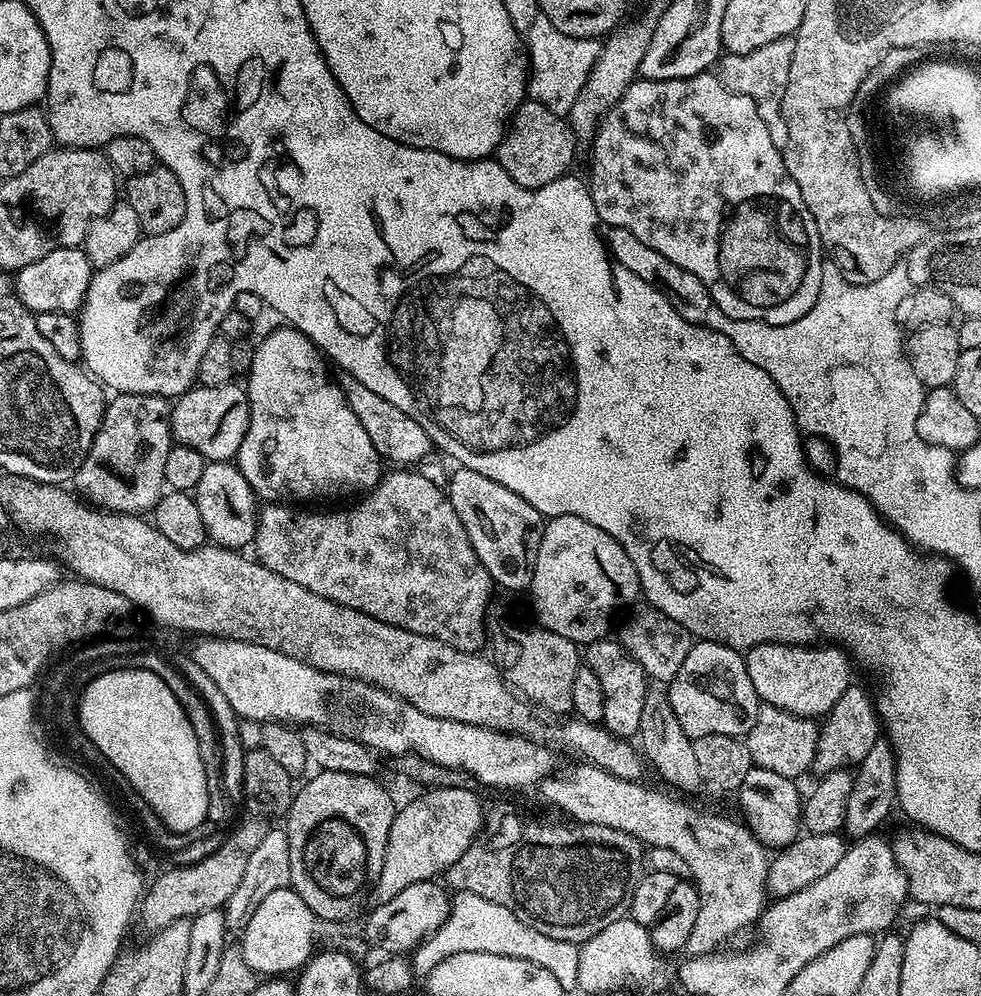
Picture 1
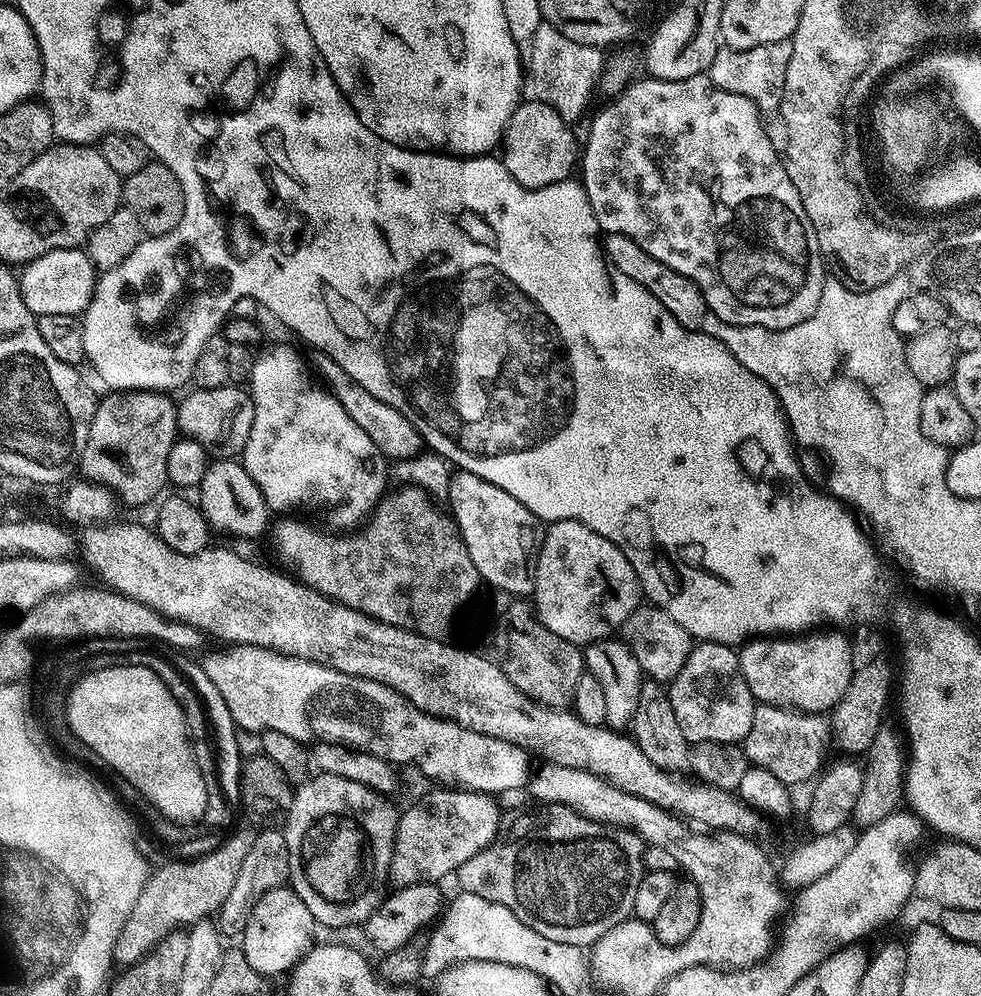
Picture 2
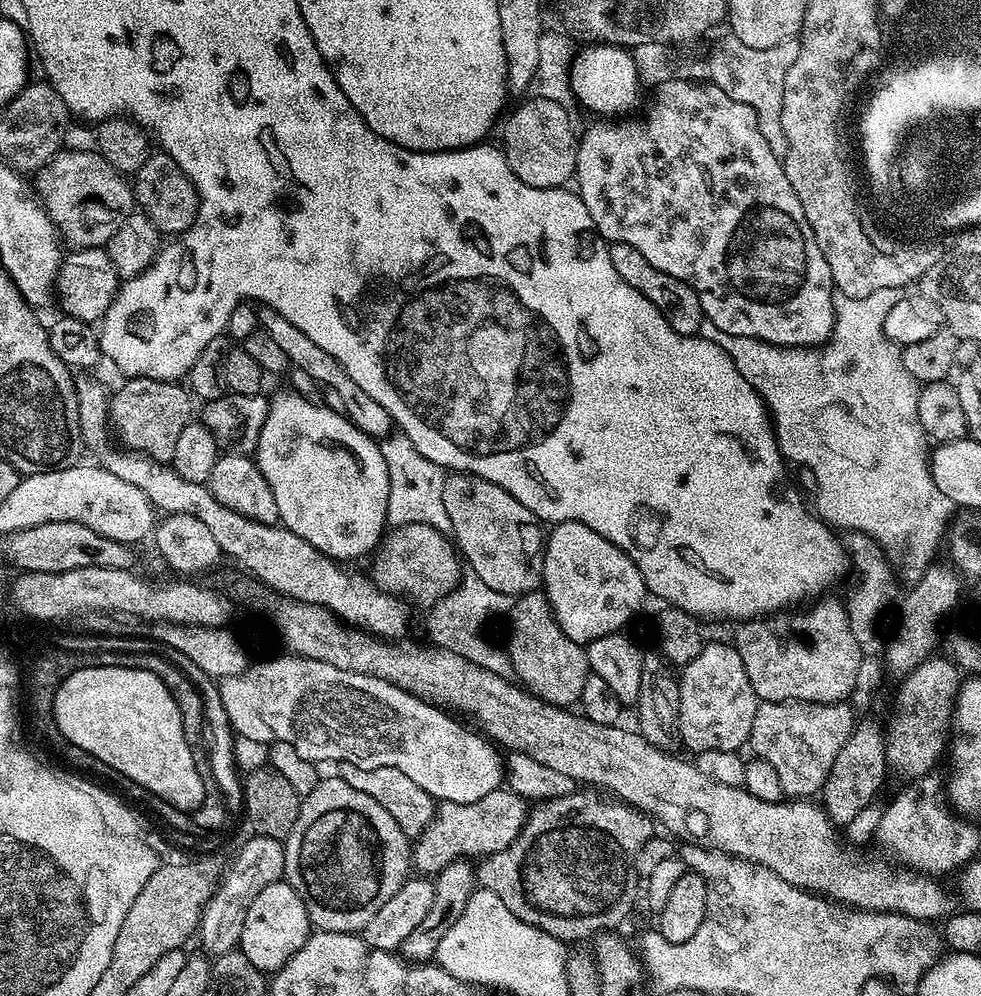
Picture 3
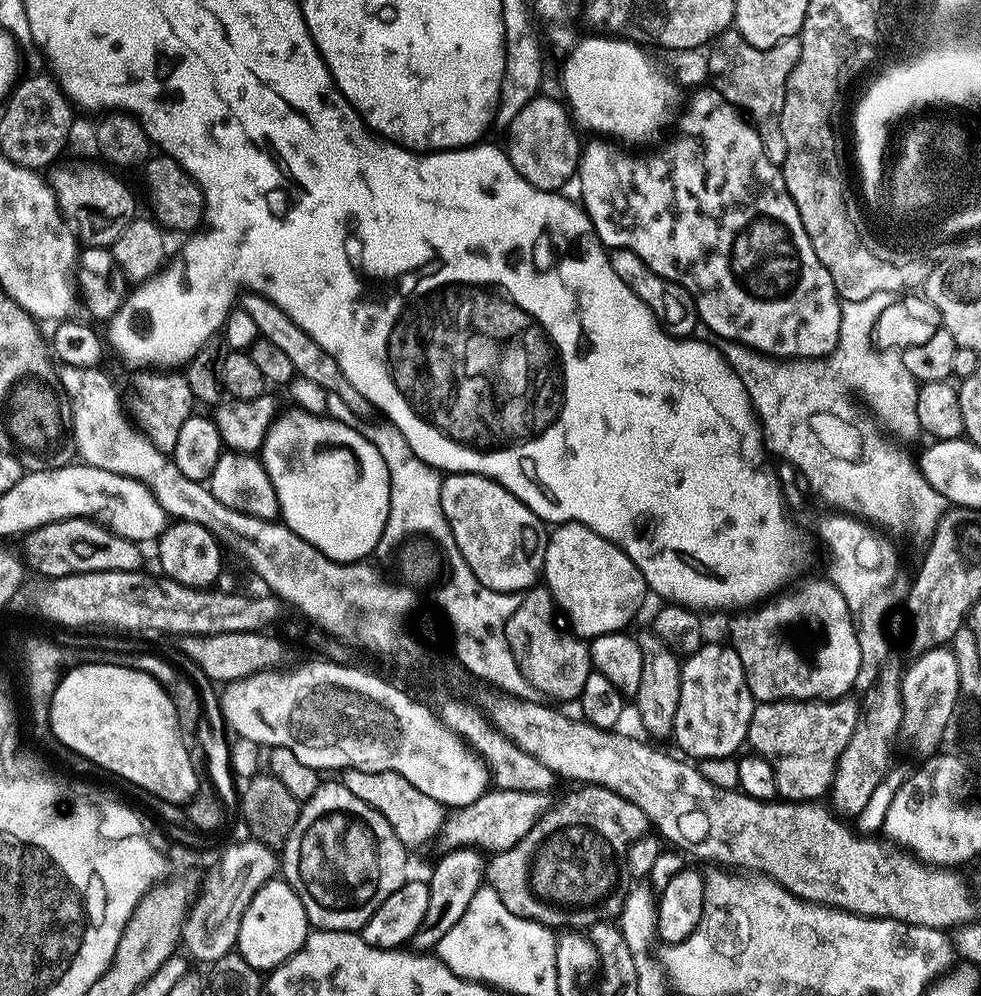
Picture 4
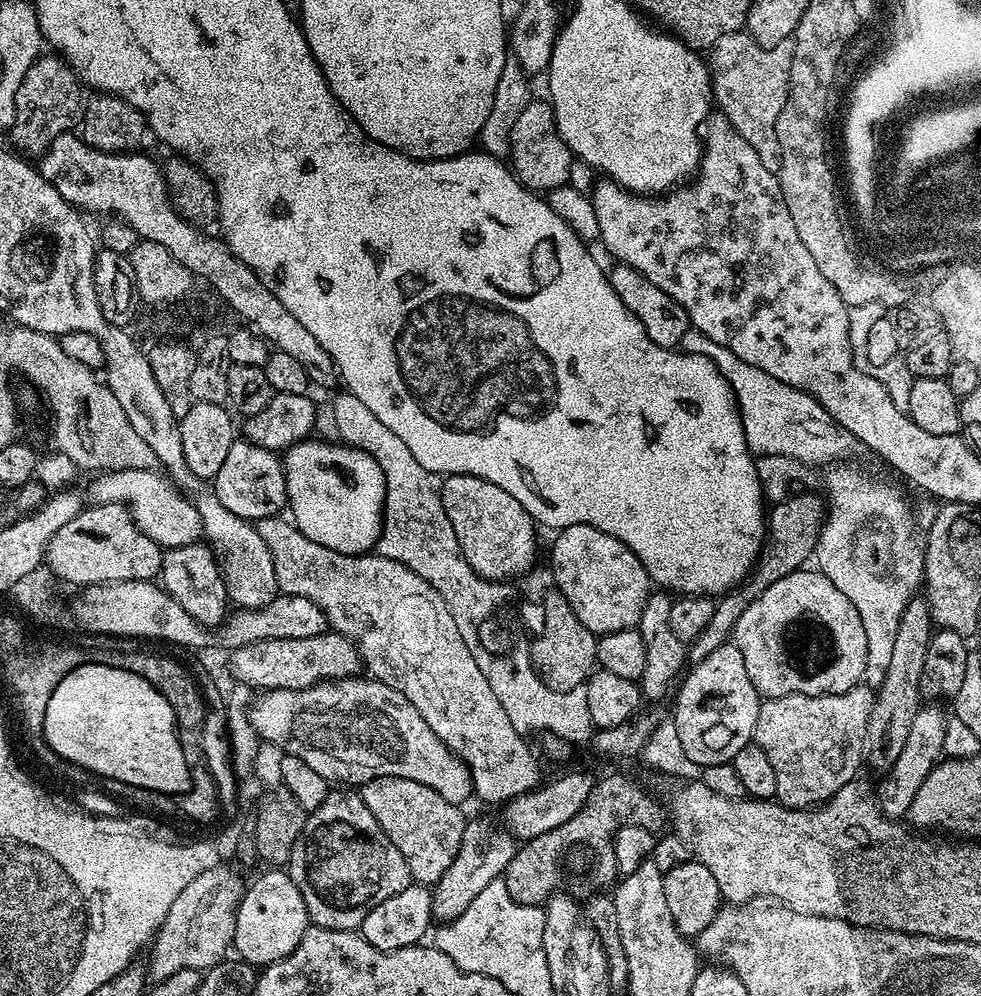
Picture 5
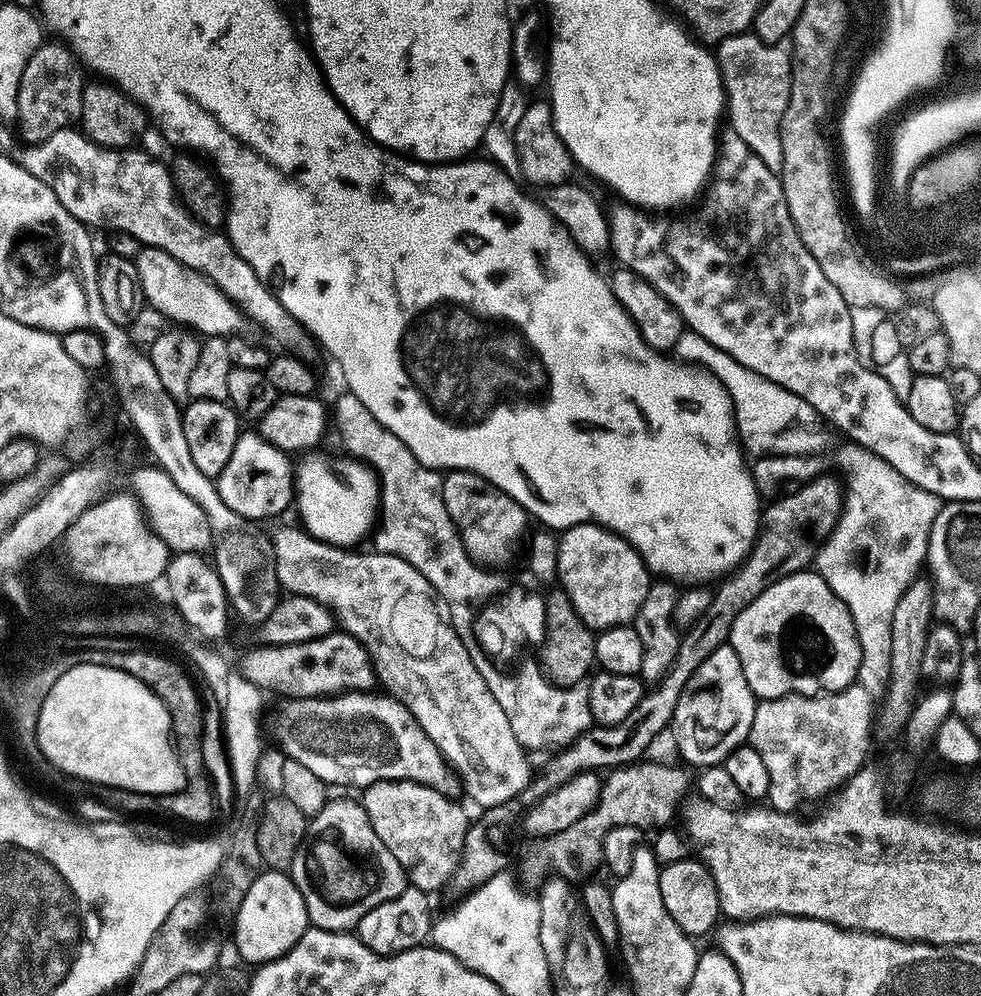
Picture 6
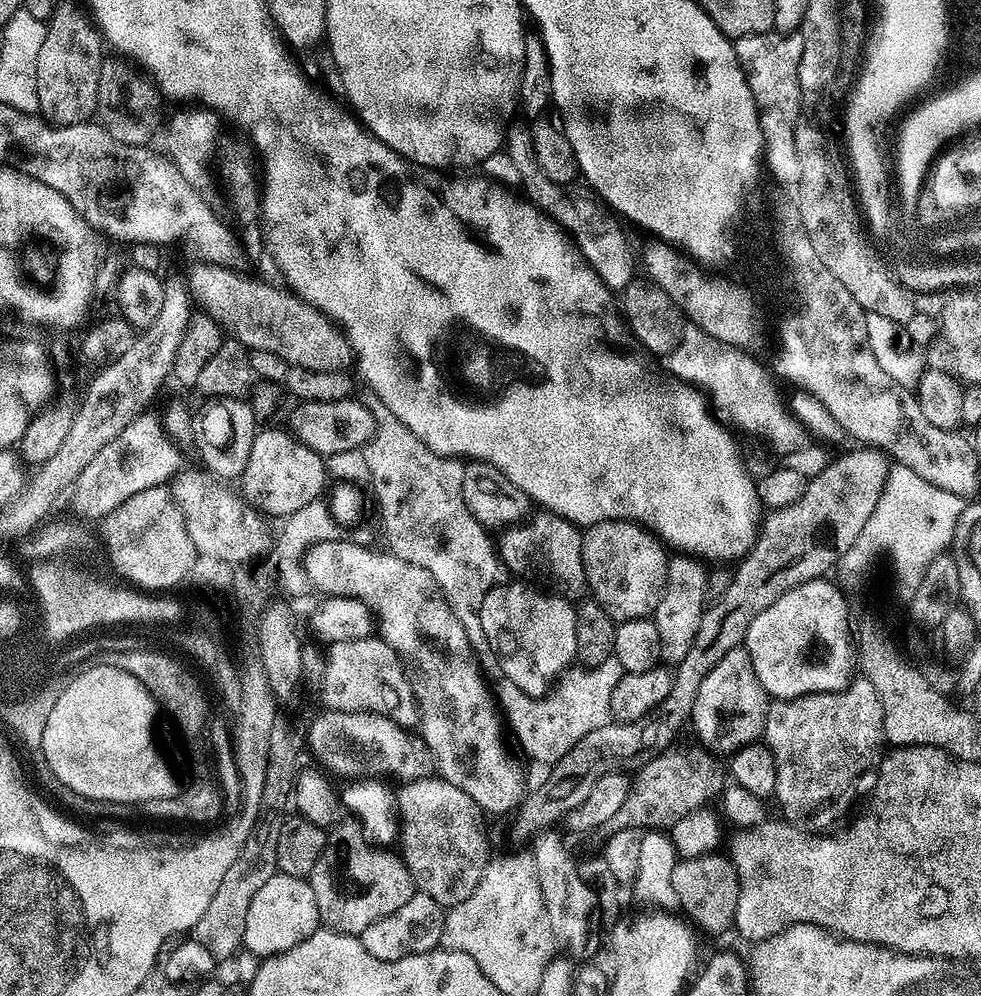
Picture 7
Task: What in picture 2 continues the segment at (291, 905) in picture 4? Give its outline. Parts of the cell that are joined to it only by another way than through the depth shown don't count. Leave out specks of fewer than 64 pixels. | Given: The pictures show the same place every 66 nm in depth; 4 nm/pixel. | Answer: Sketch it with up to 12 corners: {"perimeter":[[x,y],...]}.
{"perimeter":[[291,887],[262,894],[244,927],[246,962],[291,973],[314,921]]}

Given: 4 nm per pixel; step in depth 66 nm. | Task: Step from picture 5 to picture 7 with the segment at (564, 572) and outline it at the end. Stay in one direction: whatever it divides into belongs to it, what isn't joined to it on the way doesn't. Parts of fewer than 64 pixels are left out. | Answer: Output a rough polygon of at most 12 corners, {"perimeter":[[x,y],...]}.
{"perimeter":[[635,520],[587,525],[583,583],[613,622],[651,613],[665,547]]}

